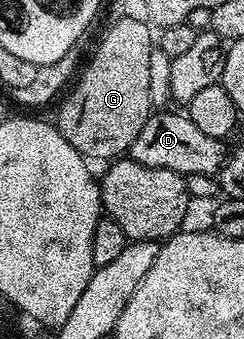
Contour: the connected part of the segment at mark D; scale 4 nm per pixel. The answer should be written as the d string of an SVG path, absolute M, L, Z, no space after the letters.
M161 110L150 115L149 121L139 130L131 149L131 159L143 166L155 166L163 170L175 170L186 177L191 174L213 176L225 165L226 145L215 138L207 138L191 122L188 114Z

